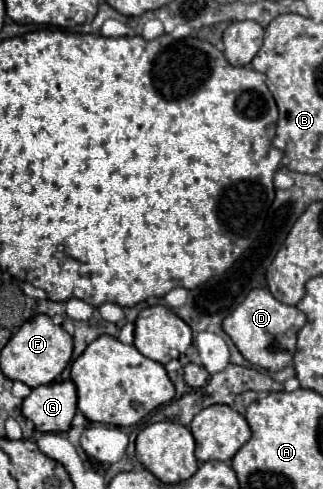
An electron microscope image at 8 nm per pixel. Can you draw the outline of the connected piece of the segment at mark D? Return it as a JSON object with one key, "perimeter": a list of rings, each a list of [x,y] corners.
{"perimeter":[[[255,288],[247,294],[247,298],[223,320],[223,330],[235,342],[239,352],[251,364],[257,364],[269,372],[279,372],[287,364],[291,364],[297,344],[297,332],[307,322],[305,314],[295,306],[287,306],[273,298],[267,288]]]}

